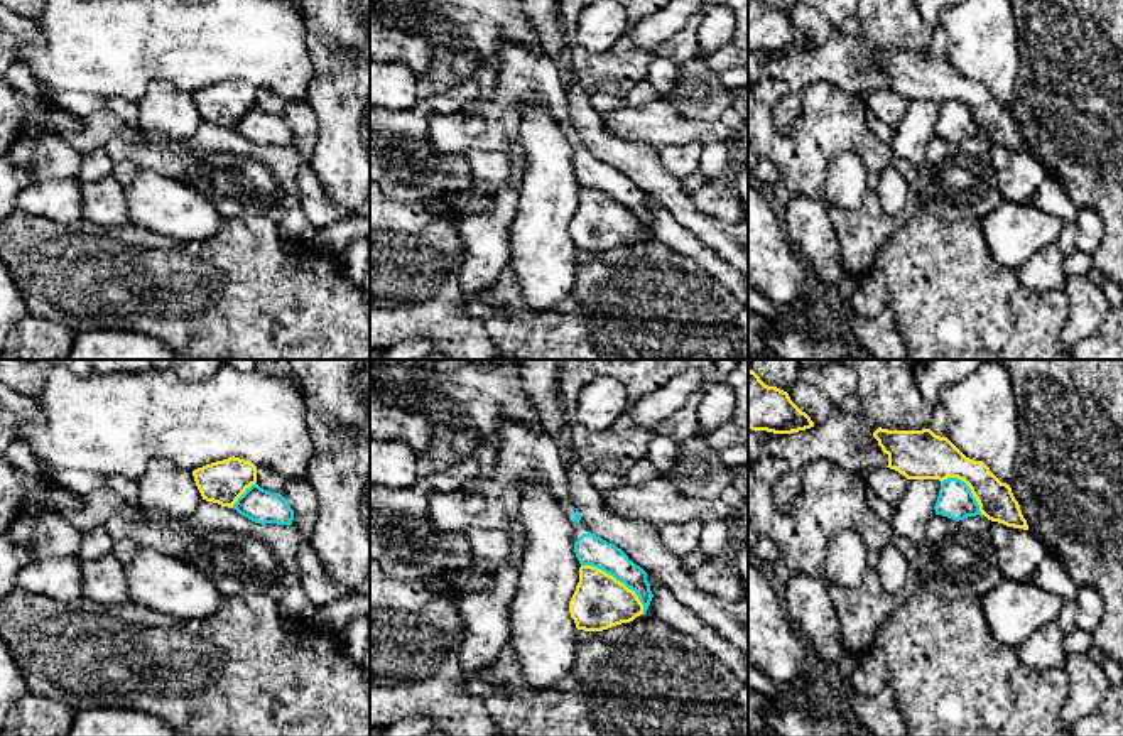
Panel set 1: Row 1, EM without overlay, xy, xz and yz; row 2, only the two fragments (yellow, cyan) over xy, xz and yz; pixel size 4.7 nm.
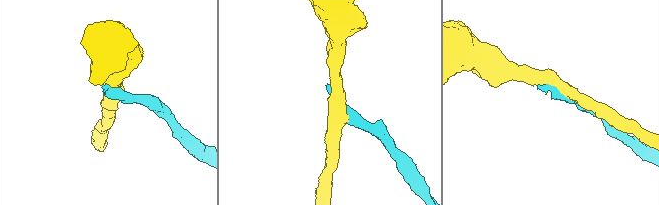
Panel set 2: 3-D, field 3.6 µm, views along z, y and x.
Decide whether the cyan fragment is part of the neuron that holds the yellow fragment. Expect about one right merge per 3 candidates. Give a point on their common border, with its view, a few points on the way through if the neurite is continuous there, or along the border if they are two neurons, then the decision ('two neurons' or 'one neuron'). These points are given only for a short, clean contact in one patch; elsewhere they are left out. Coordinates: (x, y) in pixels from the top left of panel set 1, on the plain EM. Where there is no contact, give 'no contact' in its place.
contact xz (618, 203); two neurons

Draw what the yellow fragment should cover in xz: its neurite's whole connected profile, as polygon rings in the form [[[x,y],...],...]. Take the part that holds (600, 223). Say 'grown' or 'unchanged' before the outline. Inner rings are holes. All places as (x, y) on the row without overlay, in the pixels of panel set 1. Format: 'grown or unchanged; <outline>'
unchanged; [[[593,187],[579,189],[579,204],[569,223],[578,252],[603,253],[643,236],[635,213]]]

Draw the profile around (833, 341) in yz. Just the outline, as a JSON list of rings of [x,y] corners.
[[[843,321],[807,331],[779,322],[763,339],[777,360],[875,360]]]

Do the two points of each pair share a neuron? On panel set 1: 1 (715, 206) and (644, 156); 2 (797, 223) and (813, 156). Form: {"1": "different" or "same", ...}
{"1": "different", "2": "different"}

